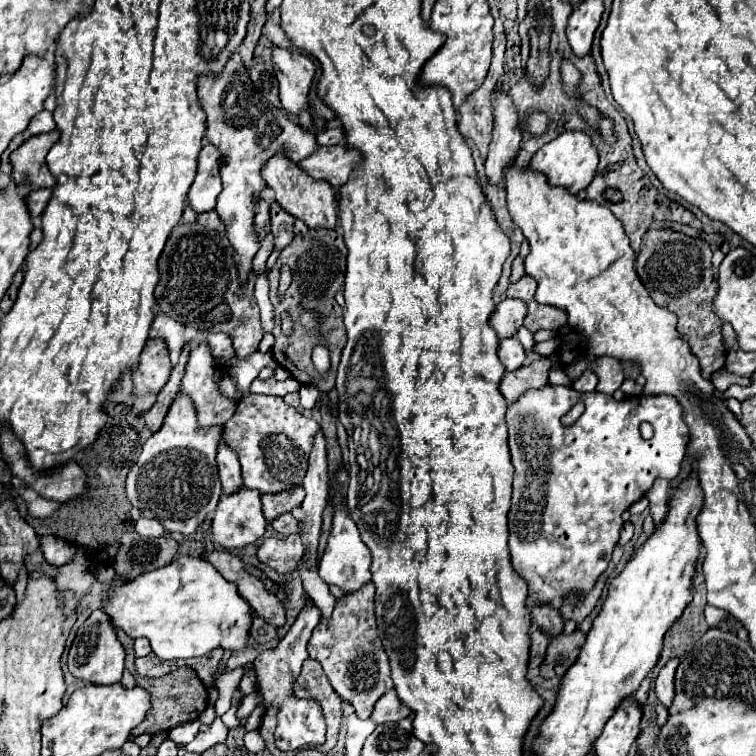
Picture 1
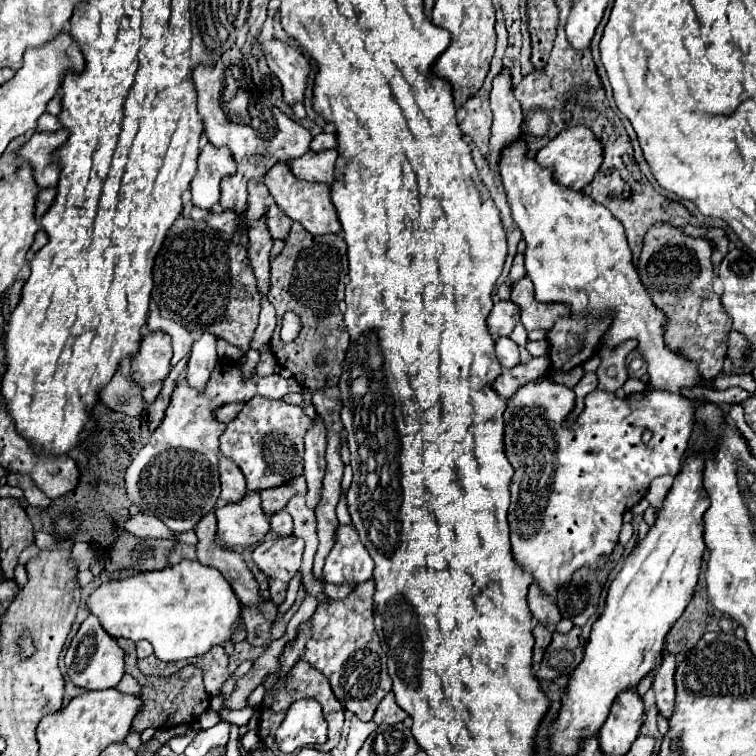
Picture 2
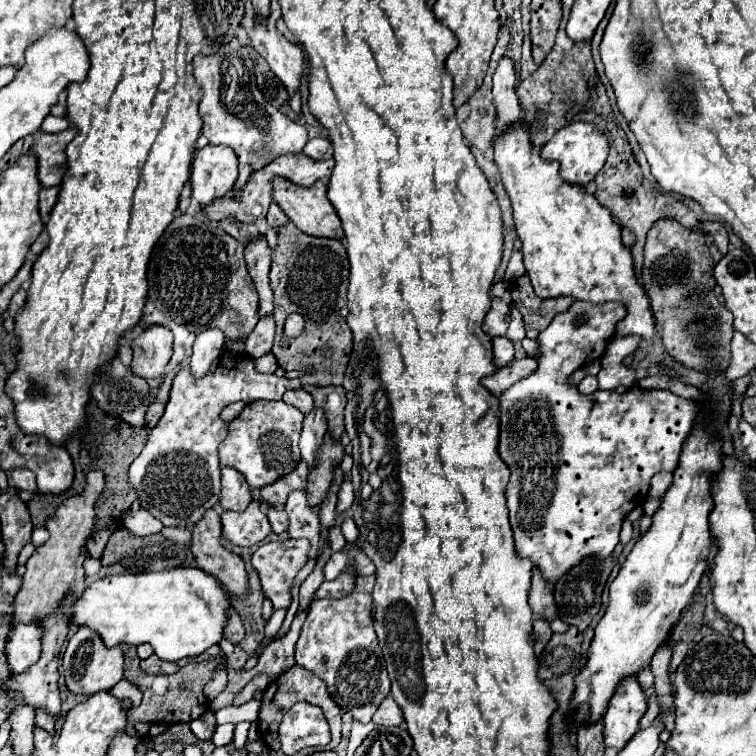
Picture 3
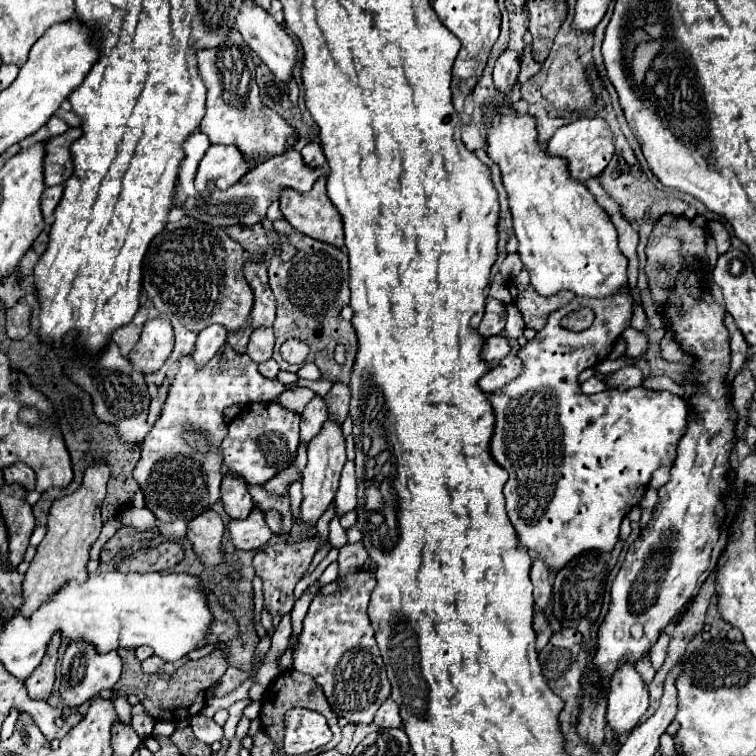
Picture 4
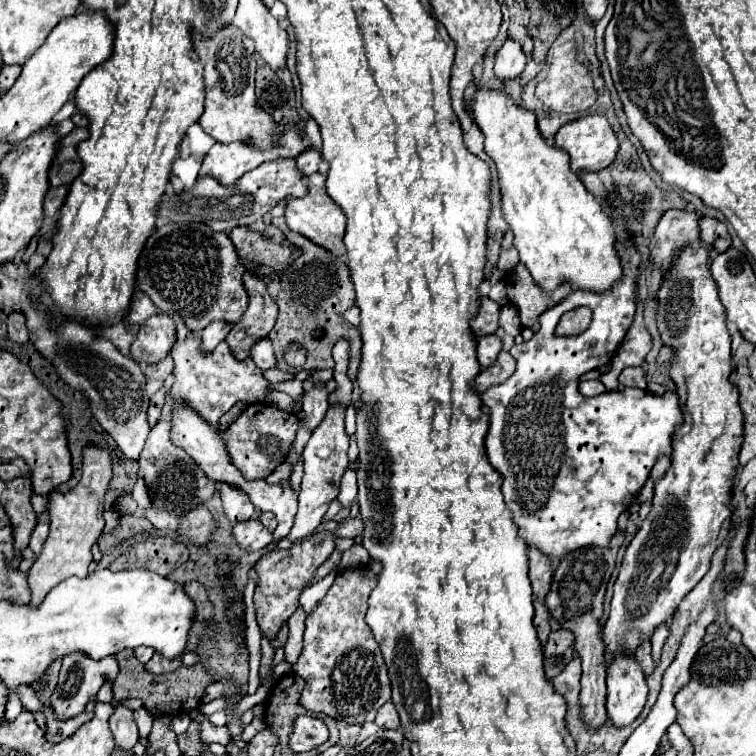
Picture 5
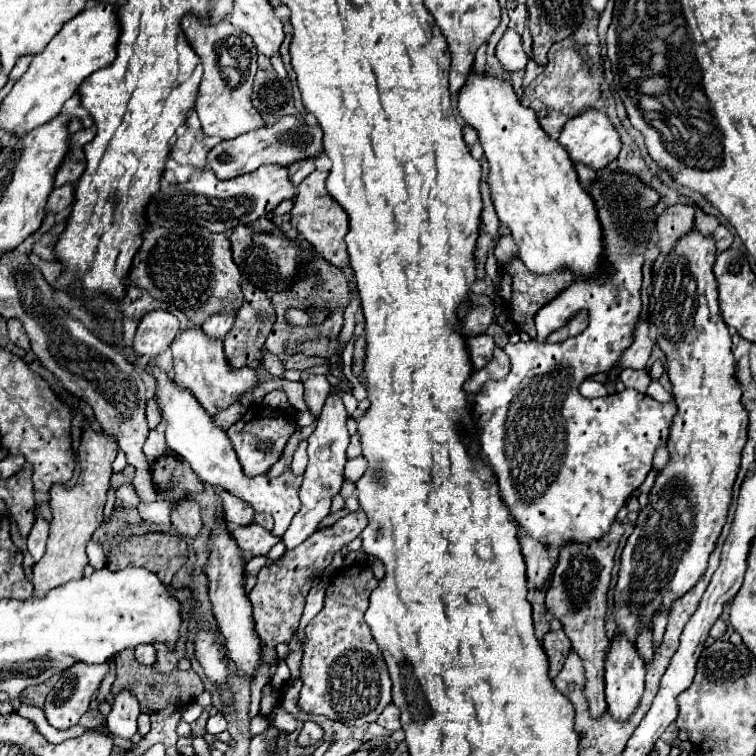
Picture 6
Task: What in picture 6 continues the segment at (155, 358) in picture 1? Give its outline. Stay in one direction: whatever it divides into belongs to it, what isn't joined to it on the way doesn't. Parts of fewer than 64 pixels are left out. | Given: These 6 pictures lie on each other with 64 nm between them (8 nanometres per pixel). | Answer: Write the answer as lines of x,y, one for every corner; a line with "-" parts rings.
152,310
142,316
136,336
134,336
134,352
154,358
164,352
180,330
178,318
168,310

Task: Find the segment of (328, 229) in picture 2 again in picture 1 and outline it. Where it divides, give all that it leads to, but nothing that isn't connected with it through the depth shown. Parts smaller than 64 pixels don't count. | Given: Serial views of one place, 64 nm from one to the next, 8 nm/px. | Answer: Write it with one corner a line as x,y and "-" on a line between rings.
282,152
268,160
268,164
262,170
262,178
266,186
274,190
276,202
290,216
300,218
302,222
306,222
306,226
312,226
314,230
320,230
320,228
334,230
336,228
336,196
334,196
332,186
328,186
328,182
308,178
308,174
304,174
304,170
300,170
294,162
288,162
288,158

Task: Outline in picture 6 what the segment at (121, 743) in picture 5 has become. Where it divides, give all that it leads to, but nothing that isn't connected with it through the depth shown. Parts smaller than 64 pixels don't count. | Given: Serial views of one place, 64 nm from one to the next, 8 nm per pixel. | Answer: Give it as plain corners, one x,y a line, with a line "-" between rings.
122,690
114,696
112,710
106,716
106,726
114,736
130,740
136,734
136,720
140,716
140,702
130,690

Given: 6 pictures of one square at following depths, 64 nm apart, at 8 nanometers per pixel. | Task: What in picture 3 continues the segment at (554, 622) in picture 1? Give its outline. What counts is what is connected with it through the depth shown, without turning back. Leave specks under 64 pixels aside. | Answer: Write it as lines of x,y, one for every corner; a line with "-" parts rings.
540,568
532,570
532,590
530,590
530,606
536,618
544,620
554,620
556,614
556,604
554,604
554,594
550,582
544,580

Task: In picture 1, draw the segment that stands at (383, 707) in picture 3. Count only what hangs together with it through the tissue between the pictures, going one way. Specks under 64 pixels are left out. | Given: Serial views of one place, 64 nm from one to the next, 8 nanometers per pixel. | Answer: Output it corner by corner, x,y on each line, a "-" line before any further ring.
390,690
388,694
384,694
372,712
372,720
376,724
384,724
384,722
400,722
402,718
410,716
412,712
396,698
396,690

